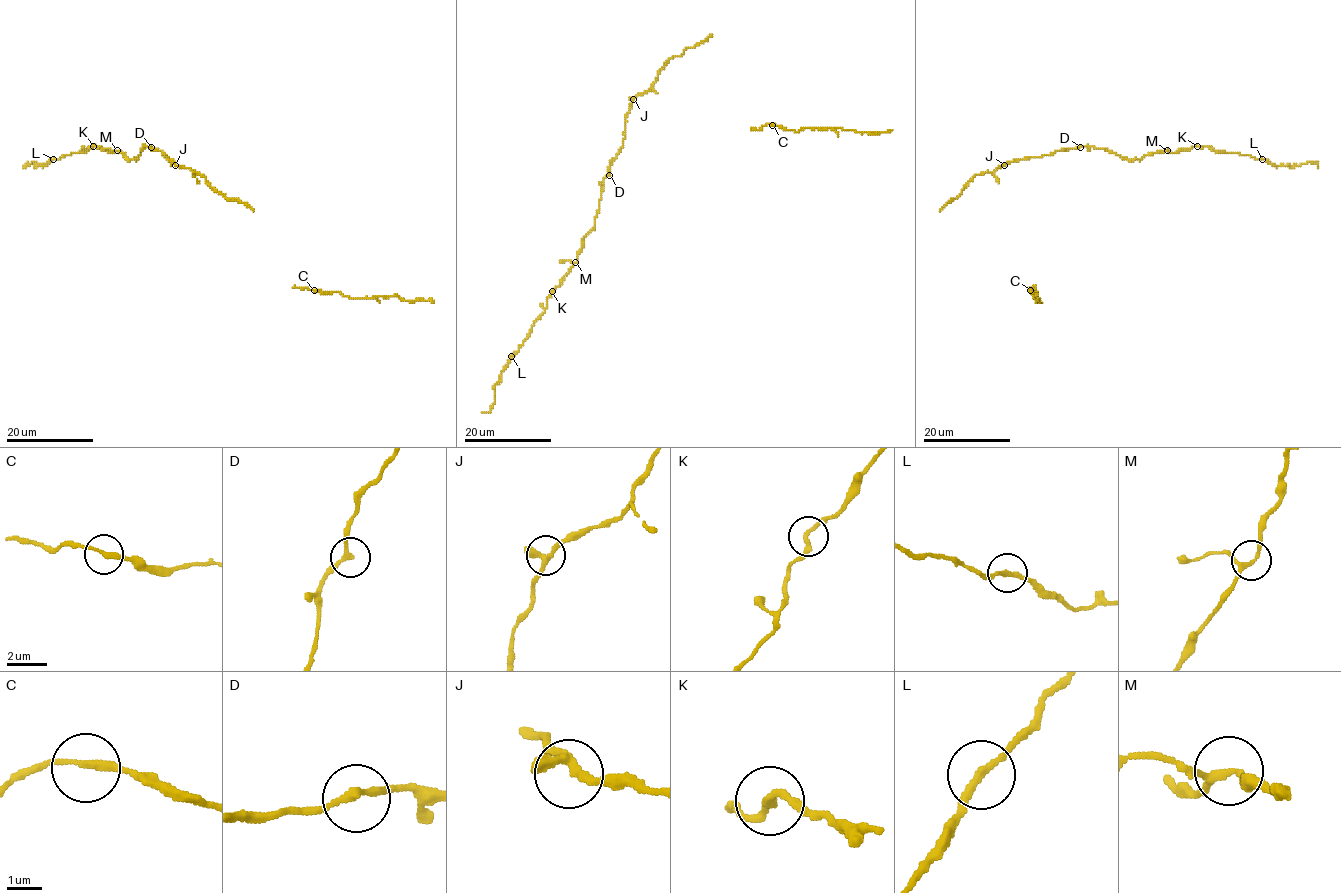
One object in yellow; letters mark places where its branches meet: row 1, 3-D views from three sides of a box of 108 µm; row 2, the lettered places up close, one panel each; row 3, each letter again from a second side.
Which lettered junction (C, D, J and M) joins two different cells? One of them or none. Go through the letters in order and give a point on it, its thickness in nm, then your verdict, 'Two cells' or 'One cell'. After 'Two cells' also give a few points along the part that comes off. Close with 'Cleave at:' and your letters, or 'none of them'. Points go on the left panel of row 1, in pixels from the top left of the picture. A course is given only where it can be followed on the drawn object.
C: Place: (314, 290). Thickness 220 nm. One cell
D: Place: (151, 147). Thickness 200 nm. One cell
J: Place: (175, 165). Thickness 240 nm. One cell
M: Place: (117, 150). Thickness 180 nm. Two cells. Course of the part to remove: (117, 150), (110, 153), (93, 146), (86, 151), (53, 159), (43, 166), (36, 166), (34, 162), (23, 168)
Cleave at: M

